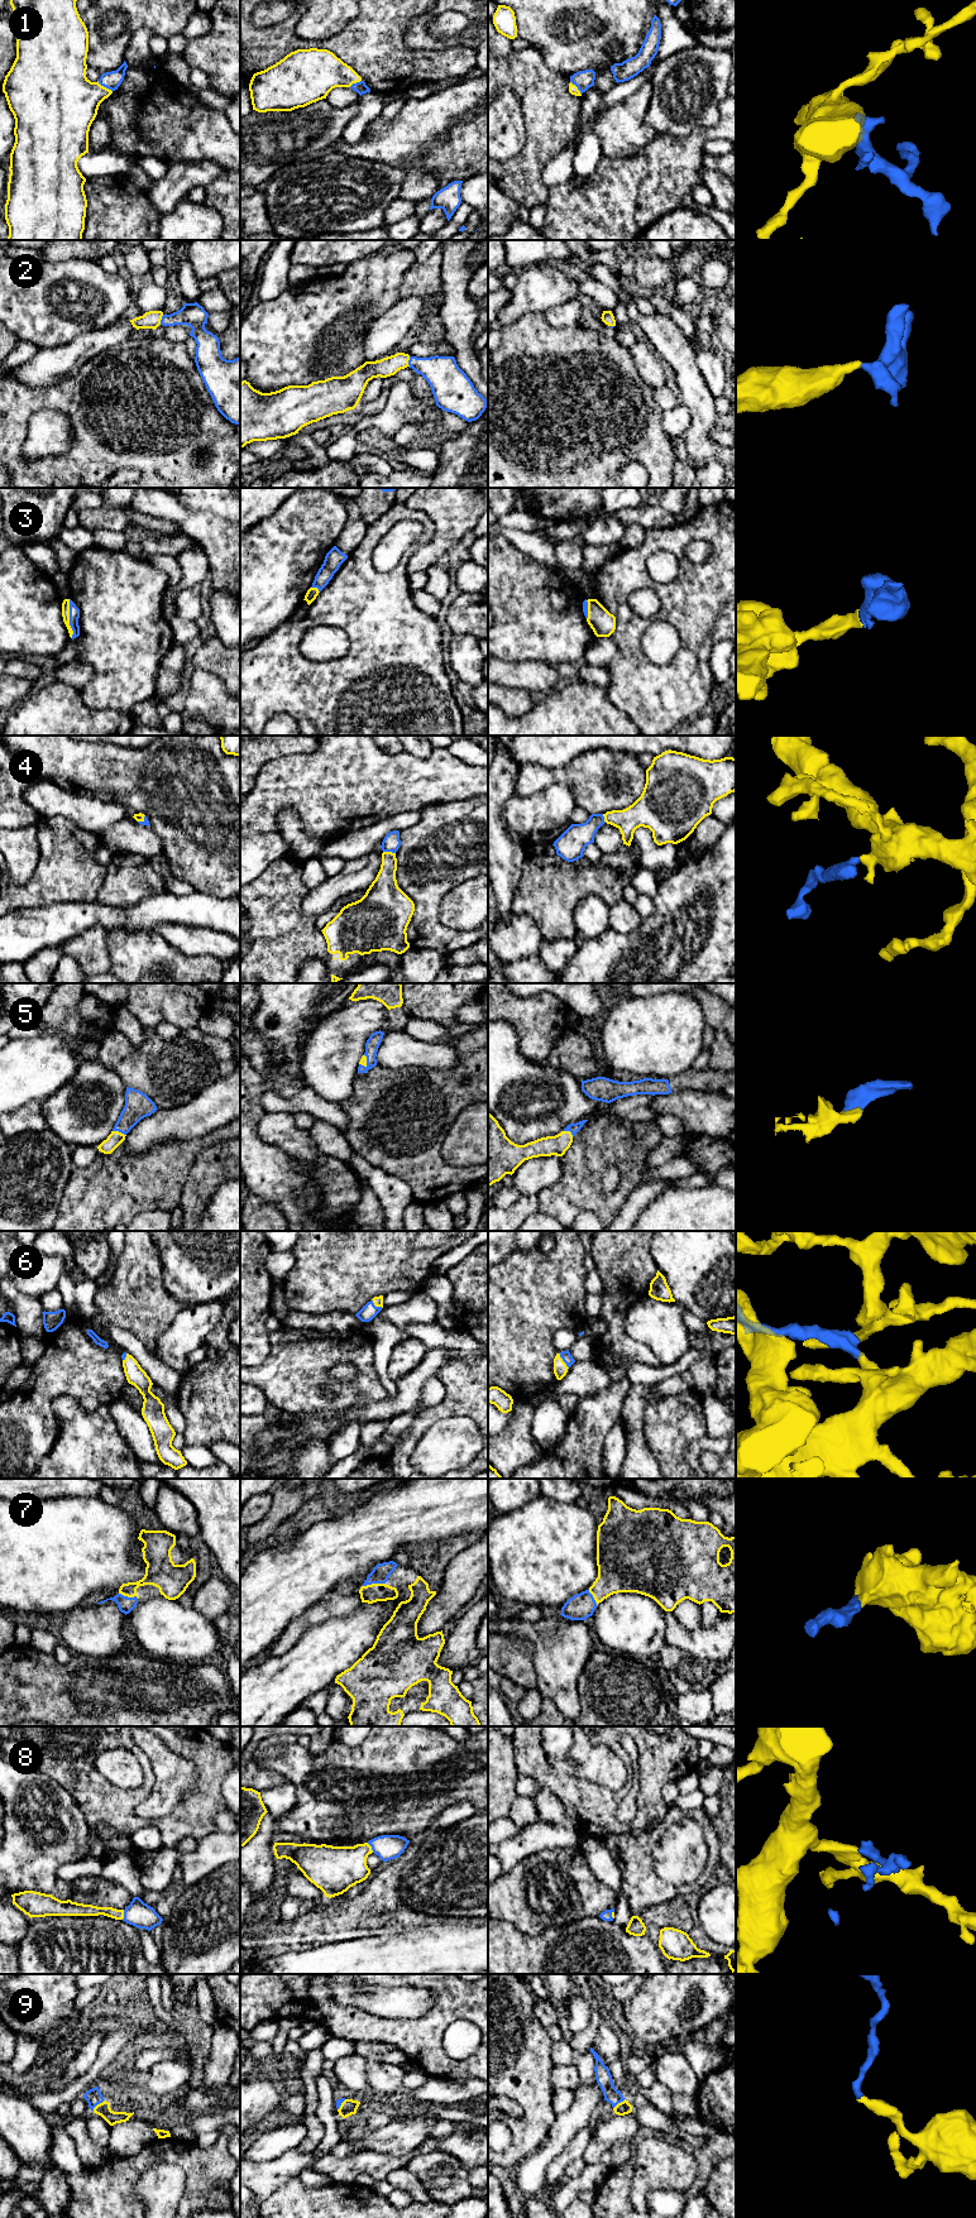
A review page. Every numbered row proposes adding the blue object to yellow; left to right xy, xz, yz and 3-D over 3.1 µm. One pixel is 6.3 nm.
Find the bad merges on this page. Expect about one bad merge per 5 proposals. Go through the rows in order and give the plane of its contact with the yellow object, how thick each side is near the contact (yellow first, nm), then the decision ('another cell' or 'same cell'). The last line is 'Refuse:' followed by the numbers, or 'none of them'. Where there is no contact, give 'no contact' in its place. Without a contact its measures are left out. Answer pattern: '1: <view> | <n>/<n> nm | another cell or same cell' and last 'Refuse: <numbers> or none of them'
1: xy | 380/110 nm | same cell
2: xy | 110/150 nm | same cell
3: xy | 50/60 nm | same cell
4: xz | 180/110 nm | same cell
5: xy | 90/160 nm | same cell
6: yz | 90/70 nm | same cell
7: xz | 120/110 nm | same cell
8: xy | 80/160 nm | same cell
9: xy | 90/110 nm | same cell
Refuse: none of them

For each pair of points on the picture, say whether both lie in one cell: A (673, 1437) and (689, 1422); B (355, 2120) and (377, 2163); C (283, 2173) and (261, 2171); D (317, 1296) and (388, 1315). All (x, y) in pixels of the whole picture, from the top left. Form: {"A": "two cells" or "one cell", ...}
{"A": "one cell", "B": "two cells", "C": "one cell", "D": "two cells"}

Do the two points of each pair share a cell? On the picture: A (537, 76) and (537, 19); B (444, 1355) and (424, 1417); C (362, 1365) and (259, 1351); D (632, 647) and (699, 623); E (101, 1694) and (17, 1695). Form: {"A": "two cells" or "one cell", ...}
{"A": "two cells", "B": "two cells", "C": "two cells", "D": "one cell", "E": "one cell"}

